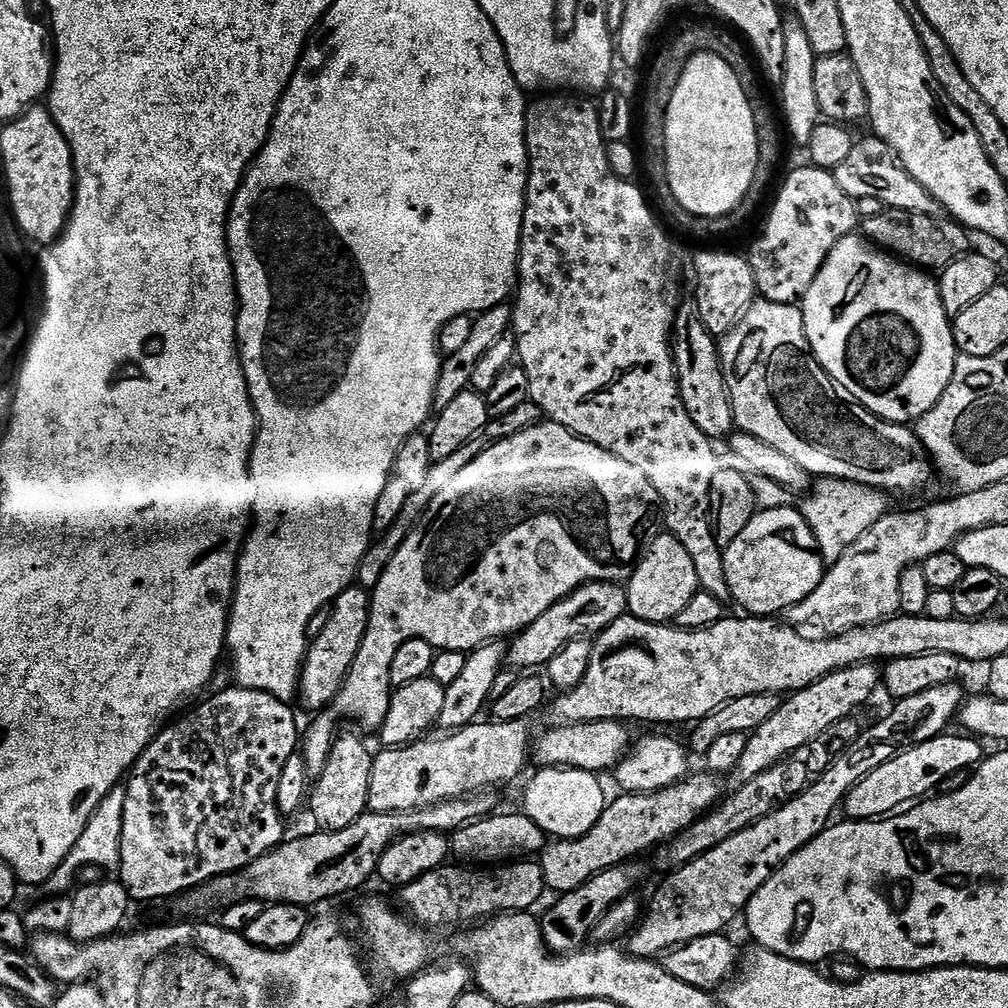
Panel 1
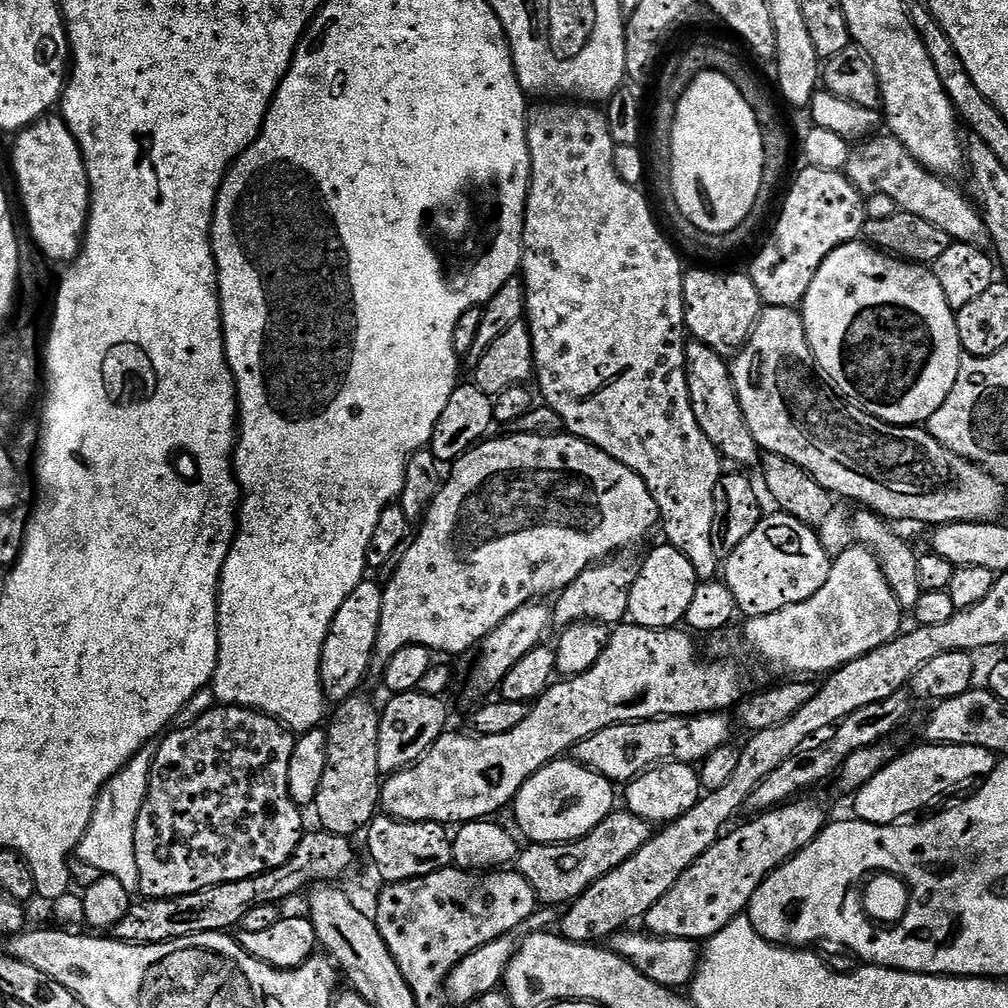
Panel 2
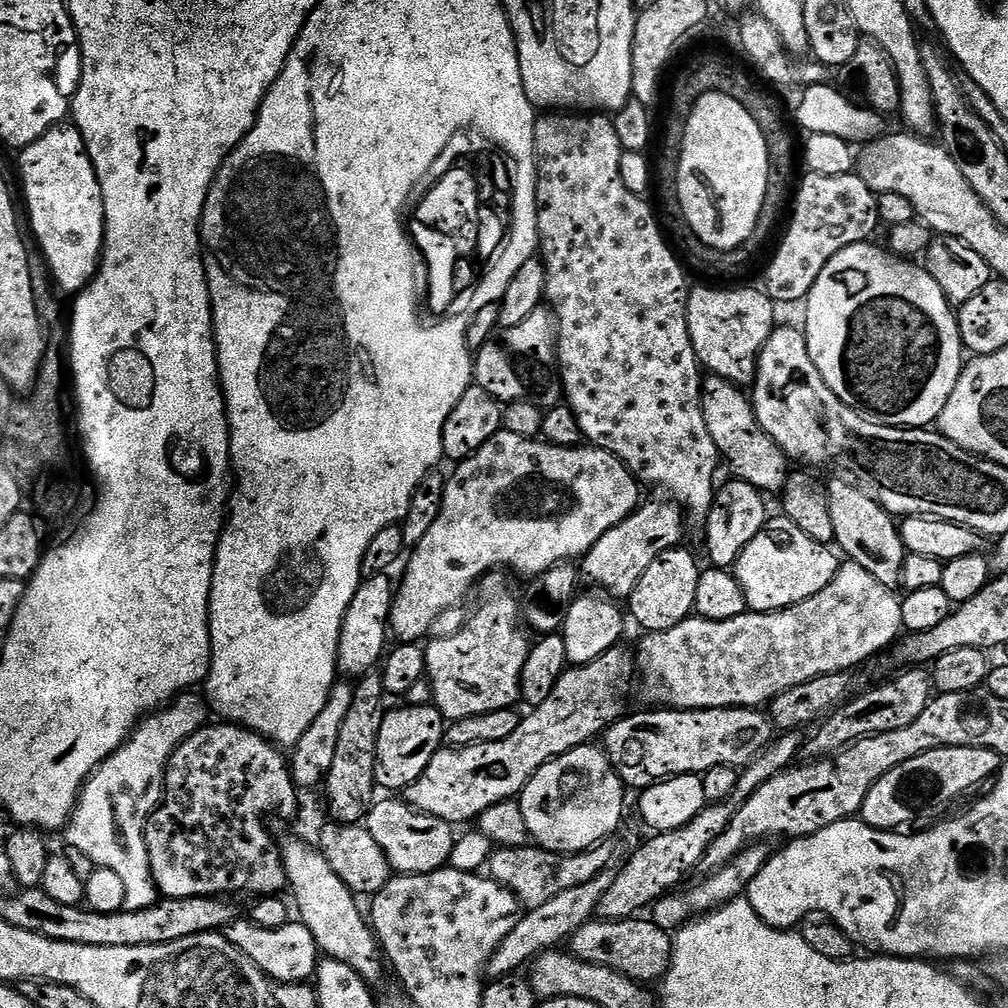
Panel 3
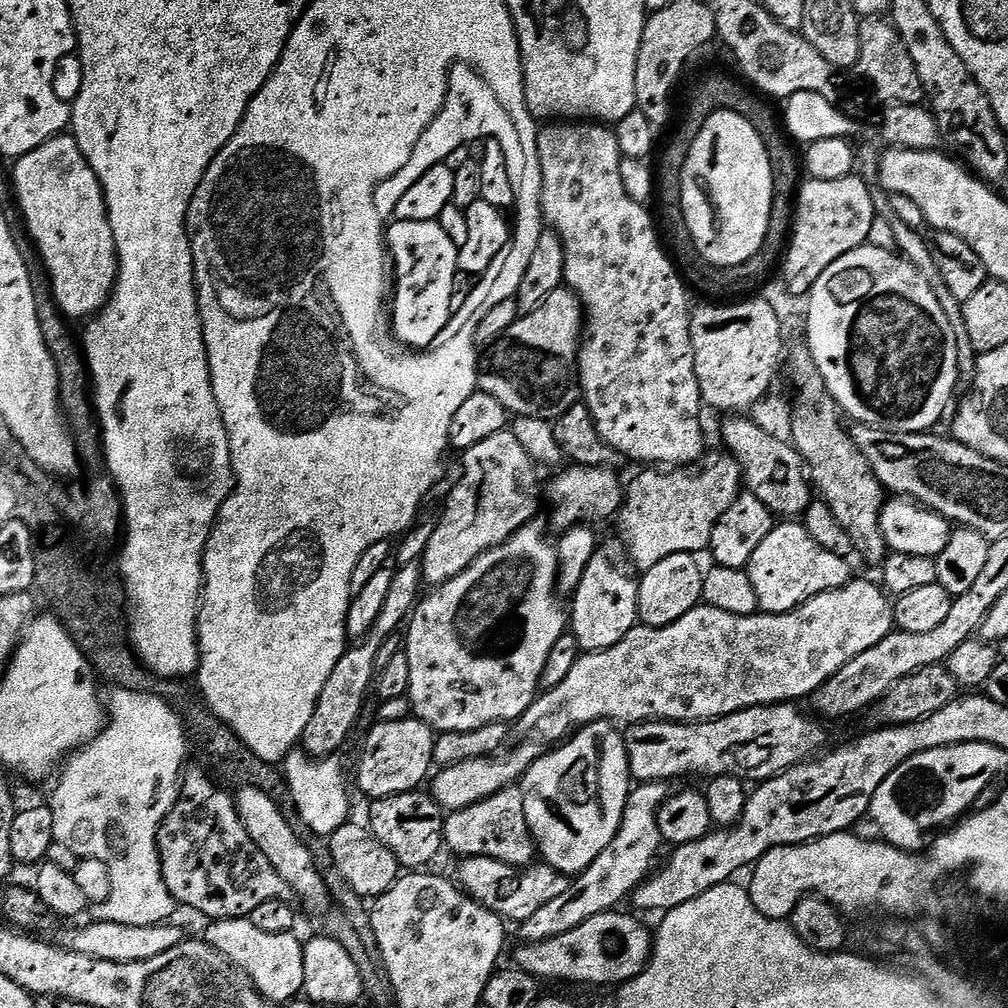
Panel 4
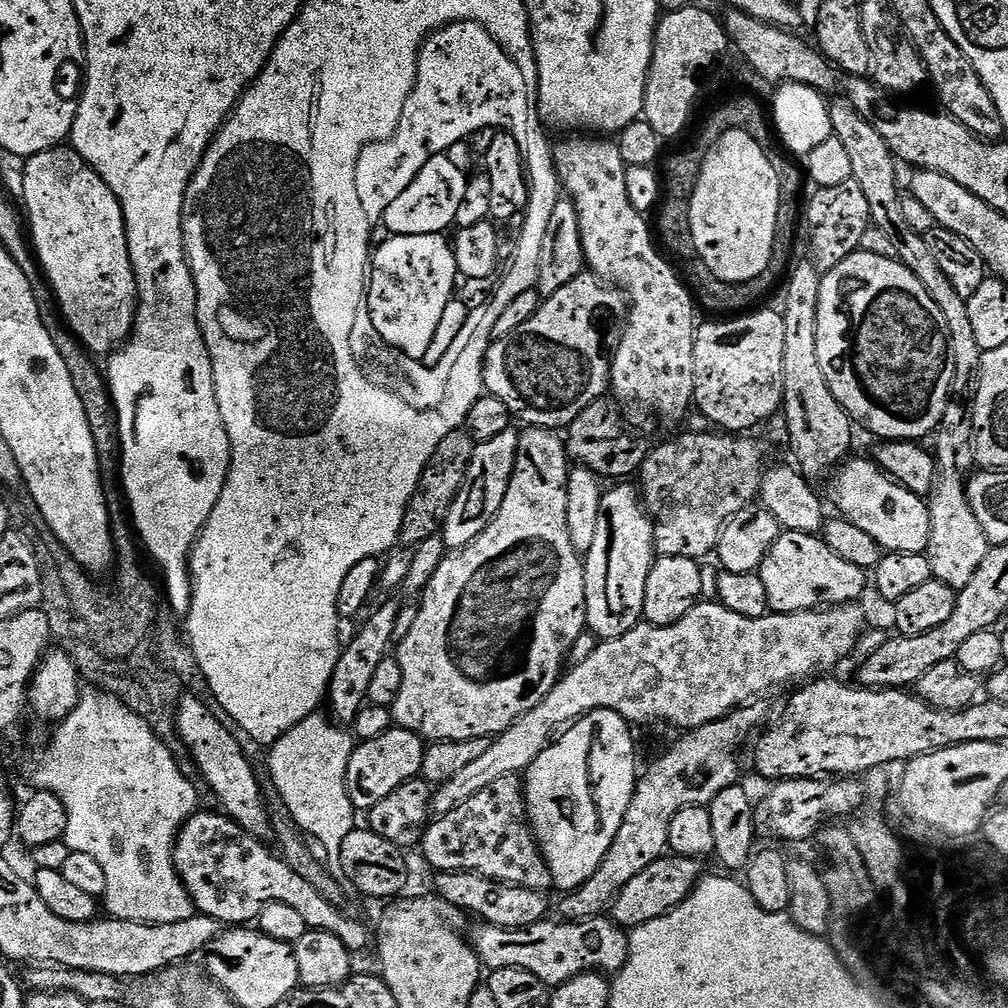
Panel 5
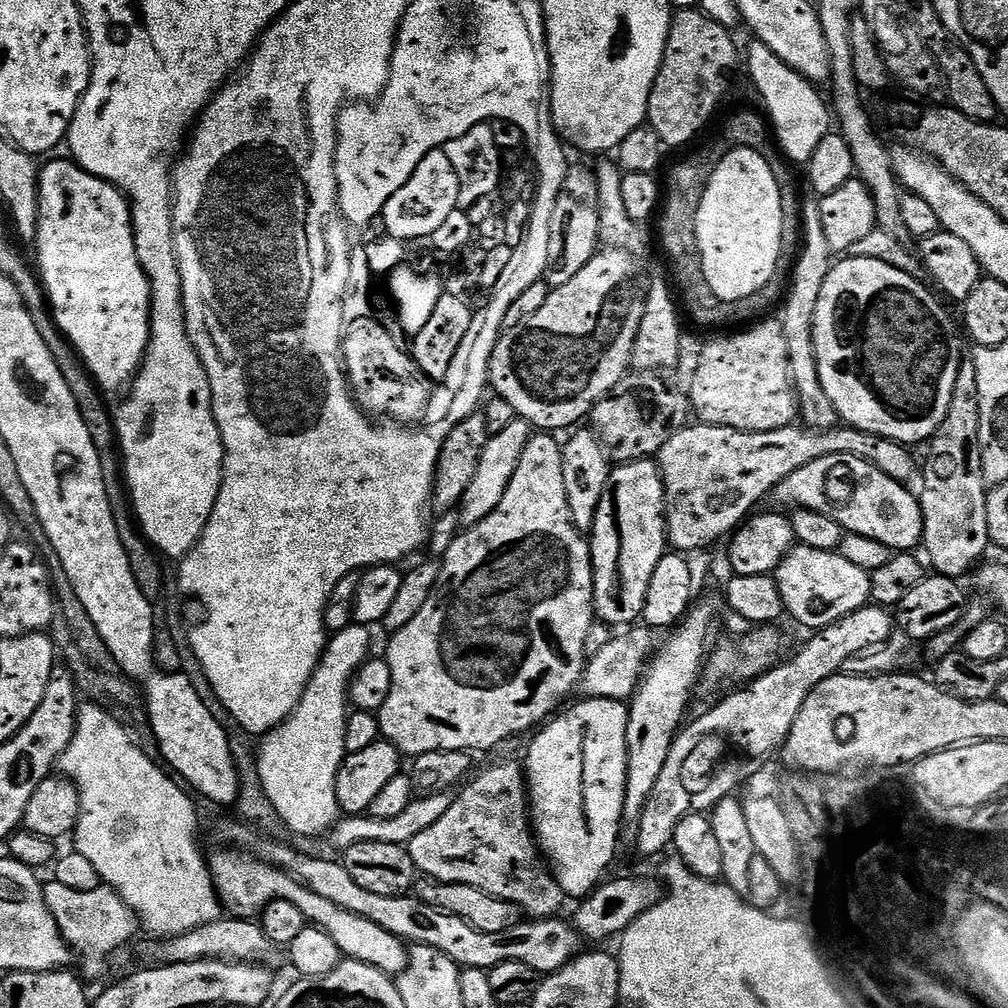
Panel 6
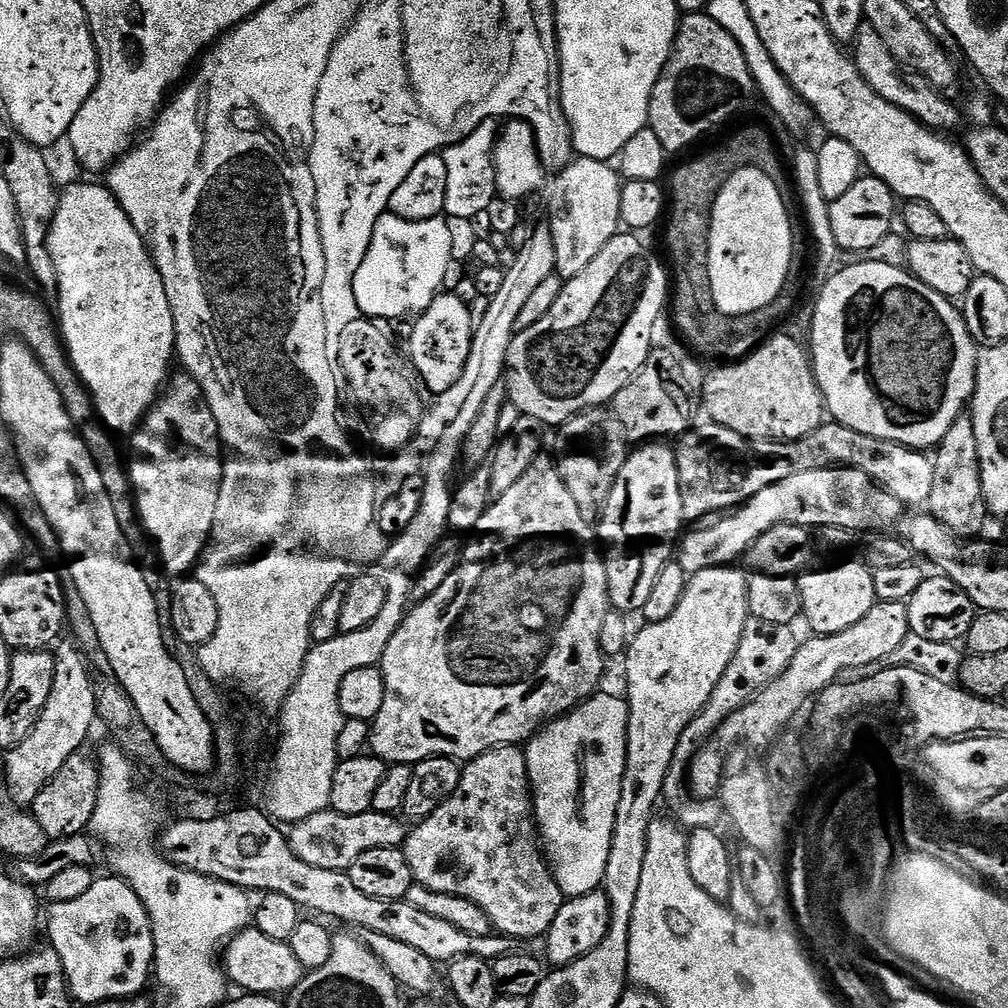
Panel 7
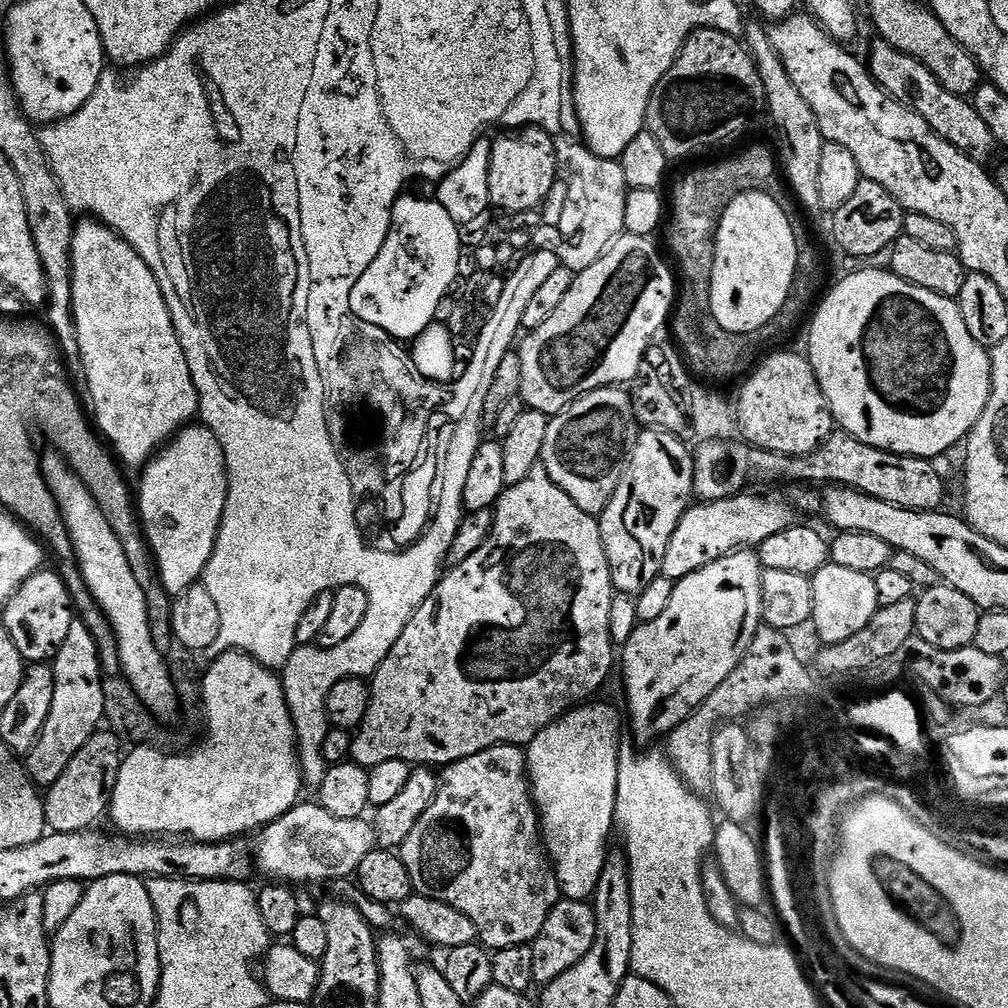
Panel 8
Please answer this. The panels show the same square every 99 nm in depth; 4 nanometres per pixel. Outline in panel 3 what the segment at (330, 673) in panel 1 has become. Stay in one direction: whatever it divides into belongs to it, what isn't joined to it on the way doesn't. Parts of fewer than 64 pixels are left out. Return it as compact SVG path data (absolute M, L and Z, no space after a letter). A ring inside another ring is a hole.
M385 574L361 579L358 590L346 610L346 618L342 622L342 630L338 638L336 671L341 677L365 676L367 672L373 671L386 655L386 649L389 647L388 640L390 641L388 615L392 609L394 595L394 580L390 577L391 575Z

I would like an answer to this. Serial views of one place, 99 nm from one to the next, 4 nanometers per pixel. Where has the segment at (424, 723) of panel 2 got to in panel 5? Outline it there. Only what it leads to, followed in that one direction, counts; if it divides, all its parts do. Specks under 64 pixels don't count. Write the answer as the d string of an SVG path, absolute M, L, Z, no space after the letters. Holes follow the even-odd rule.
M399 726L378 734L378 738L357 743L352 749L352 757L346 770L346 790L353 809L367 810L373 808L382 798L394 794L398 786L417 779L422 770L425 741L417 735Z

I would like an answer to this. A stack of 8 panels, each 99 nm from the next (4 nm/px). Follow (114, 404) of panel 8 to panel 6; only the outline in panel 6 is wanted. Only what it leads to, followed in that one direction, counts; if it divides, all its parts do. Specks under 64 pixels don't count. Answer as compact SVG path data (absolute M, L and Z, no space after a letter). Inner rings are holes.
M71 158L50 161L48 165L40 168L40 217L34 247L36 247L36 256L40 259L41 273L39 272L39 275L42 277L46 299L57 328L64 333L68 343L76 349L77 356L88 367L88 373L105 393L111 394L119 388L127 389L135 380L136 373L140 371L140 365L143 364L144 356L148 352L148 340L152 337L152 287L146 278L144 268L138 262L138 250L132 229L132 209L128 197L119 188L109 184L107 180L98 178L81 168Z

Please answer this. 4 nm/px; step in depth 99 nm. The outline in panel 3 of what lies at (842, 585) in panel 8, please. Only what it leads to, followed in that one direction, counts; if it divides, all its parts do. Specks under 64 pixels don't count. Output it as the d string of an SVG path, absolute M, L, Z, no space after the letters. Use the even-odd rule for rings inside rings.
M780 514L778 518L769 519L763 530L754 534L754 542L742 550L742 554L736 559L734 575L746 594L746 602L753 612L781 612L783 608L794 606L822 590L834 578L834 574L840 568L841 557L829 545L814 542L807 534L802 534L794 522Z

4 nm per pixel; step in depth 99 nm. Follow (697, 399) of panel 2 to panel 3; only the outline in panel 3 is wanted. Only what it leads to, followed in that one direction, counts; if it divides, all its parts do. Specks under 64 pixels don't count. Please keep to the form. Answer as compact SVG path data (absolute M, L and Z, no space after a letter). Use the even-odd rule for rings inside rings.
M708 374L703 377L700 385L700 405L706 422L706 430L710 430L710 438L714 438L714 446L718 450L721 461L725 465L728 463L728 468L732 471L729 473L735 479L746 482L765 494L779 493L789 478L790 461L787 454L778 446L778 442L774 442L774 438L770 438L770 434L766 434L766 430L762 430L762 426L752 409L751 399L745 393L743 396L740 392L743 391L737 385L723 380L721 376Z

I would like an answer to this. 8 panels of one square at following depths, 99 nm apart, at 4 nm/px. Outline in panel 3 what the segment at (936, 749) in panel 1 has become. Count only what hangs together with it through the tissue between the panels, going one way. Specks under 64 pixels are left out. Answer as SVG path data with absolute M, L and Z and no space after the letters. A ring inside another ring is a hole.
M939 748L918 754L910 762L902 762L890 774L886 774L866 794L866 802L860 808L859 819L871 828L900 830L915 816L940 808L963 792L979 786L983 780L991 781L1000 771L1002 758L996 752L985 748Z

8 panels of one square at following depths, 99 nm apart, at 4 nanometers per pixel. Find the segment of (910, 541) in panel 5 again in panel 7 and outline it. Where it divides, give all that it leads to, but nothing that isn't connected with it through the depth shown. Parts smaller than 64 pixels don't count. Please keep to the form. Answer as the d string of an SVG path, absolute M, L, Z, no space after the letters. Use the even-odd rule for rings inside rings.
M842 467L805 470L803 474L790 474L790 478L774 482L774 486L766 486L766 490L758 490L754 498L739 508L703 526L693 527L696 528L693 532L685 531L674 560L691 578L702 570L735 565L744 557L746 550L754 546L754 541L762 538L766 530L774 530L774 526L802 526L809 530L838 526L861 534L872 532L875 528L891 529L888 528L891 524L892 527L899 525L901 515L902 505L898 498L866 478L862 470Z

